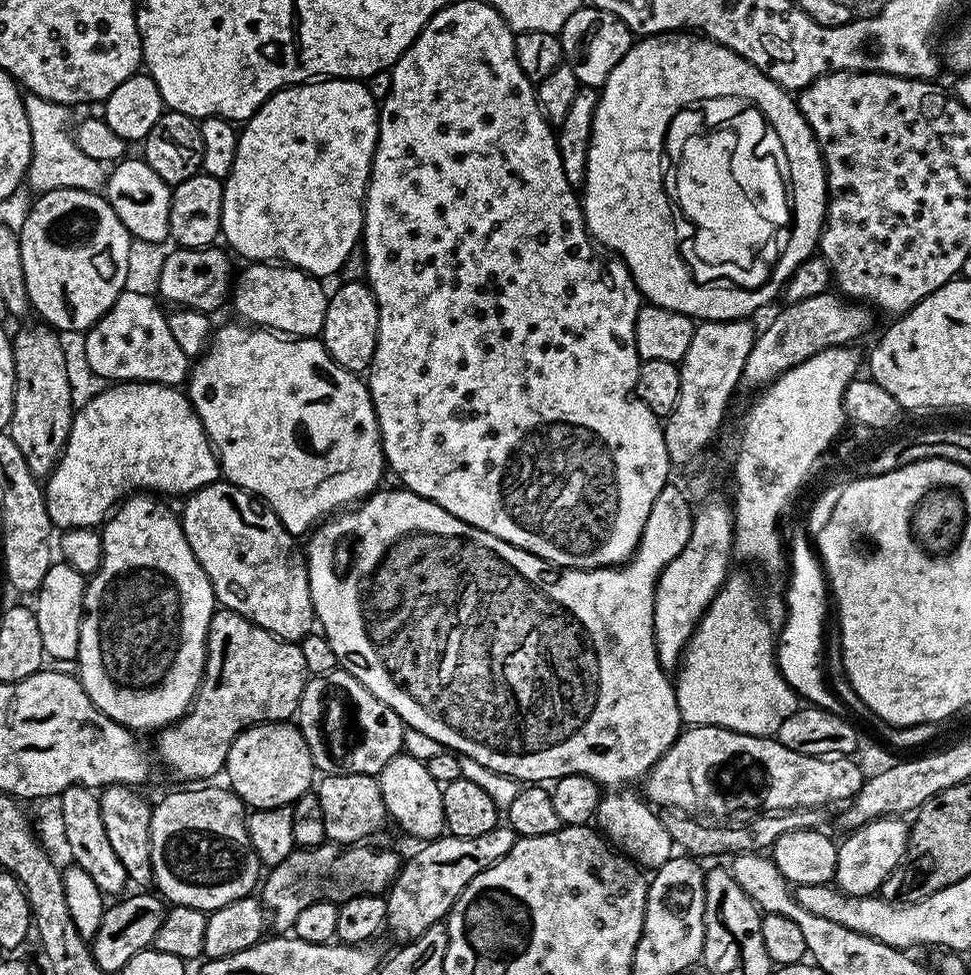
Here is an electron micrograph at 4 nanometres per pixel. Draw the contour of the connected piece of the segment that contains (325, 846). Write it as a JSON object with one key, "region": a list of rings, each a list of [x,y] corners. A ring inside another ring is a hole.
{"region":[[[325,842],[317,848],[297,848],[286,858],[286,862],[271,869],[262,880],[262,903],[265,909],[270,910],[271,927],[273,924],[277,933],[287,933],[294,926],[298,914],[319,900],[339,902],[360,892],[383,893],[395,880],[402,863],[401,857],[392,852],[371,852],[364,847],[368,846]]]}

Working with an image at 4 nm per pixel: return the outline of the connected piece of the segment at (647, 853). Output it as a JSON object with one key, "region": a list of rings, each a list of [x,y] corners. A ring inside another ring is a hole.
{"region":[[[605,791],[600,797],[600,806],[594,820],[599,831],[629,860],[635,862],[641,869],[655,870],[672,859],[674,845],[653,805],[637,796],[632,792]]]}

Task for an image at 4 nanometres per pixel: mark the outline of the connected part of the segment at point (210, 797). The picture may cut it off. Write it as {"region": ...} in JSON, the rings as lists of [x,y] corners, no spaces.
{"region":[[[192,786],[189,792],[172,792],[159,805],[158,803],[152,810],[152,879],[155,887],[158,889],[159,895],[163,897],[169,905],[181,904],[182,906],[190,906],[197,908],[203,912],[213,912],[222,906],[226,906],[230,902],[234,902],[243,896],[253,895],[254,889],[257,887],[258,881],[262,876],[262,865],[258,854],[254,854],[254,846],[250,846],[250,834],[248,833],[248,821],[246,819],[246,806],[236,797],[235,792],[229,790],[227,787],[221,788],[204,788],[208,786]]]}

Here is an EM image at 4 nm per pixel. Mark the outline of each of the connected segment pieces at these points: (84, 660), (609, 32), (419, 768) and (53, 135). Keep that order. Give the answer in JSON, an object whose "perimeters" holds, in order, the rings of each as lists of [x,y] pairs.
{"perimeters":[[[[152,494],[129,495],[115,509],[114,514],[108,516],[103,525],[104,553],[100,569],[93,572],[84,585],[84,613],[80,623],[78,654],[75,659],[75,663],[80,664],[79,682],[86,690],[90,702],[94,702],[94,706],[98,706],[98,710],[102,710],[102,714],[106,714],[114,722],[118,722],[129,730],[135,730],[137,733],[144,732],[147,728],[153,728],[153,730],[167,728],[169,724],[176,723],[188,711],[193,698],[196,697],[196,691],[200,688],[200,679],[204,677],[204,663],[208,657],[208,631],[212,616],[218,607],[216,595],[210,586],[210,578],[206,578],[206,570],[202,570],[198,558],[194,558],[194,550],[190,550],[190,542],[186,542],[181,517],[177,513],[175,516],[162,501],[164,500]]],[[[581,6],[574,14],[570,14],[558,35],[565,61],[570,70],[578,74],[580,85],[597,90],[604,87],[606,78],[610,78],[610,70],[614,70],[618,62],[622,62],[634,43],[634,34],[628,29],[626,22],[622,22],[622,18],[595,6]]],[[[407,754],[390,758],[386,766],[382,766],[379,774],[380,789],[384,811],[408,836],[413,836],[416,842],[435,840],[437,836],[445,835],[444,811],[442,798],[444,789],[434,778],[430,778],[427,763]]],[[[28,94],[24,96],[24,109],[32,135],[32,157],[26,177],[27,187],[32,187],[33,193],[36,194],[63,188],[100,192],[106,184],[105,165],[90,158],[90,154],[82,154],[70,124],[68,128],[69,105],[55,104],[46,98]]]]}

